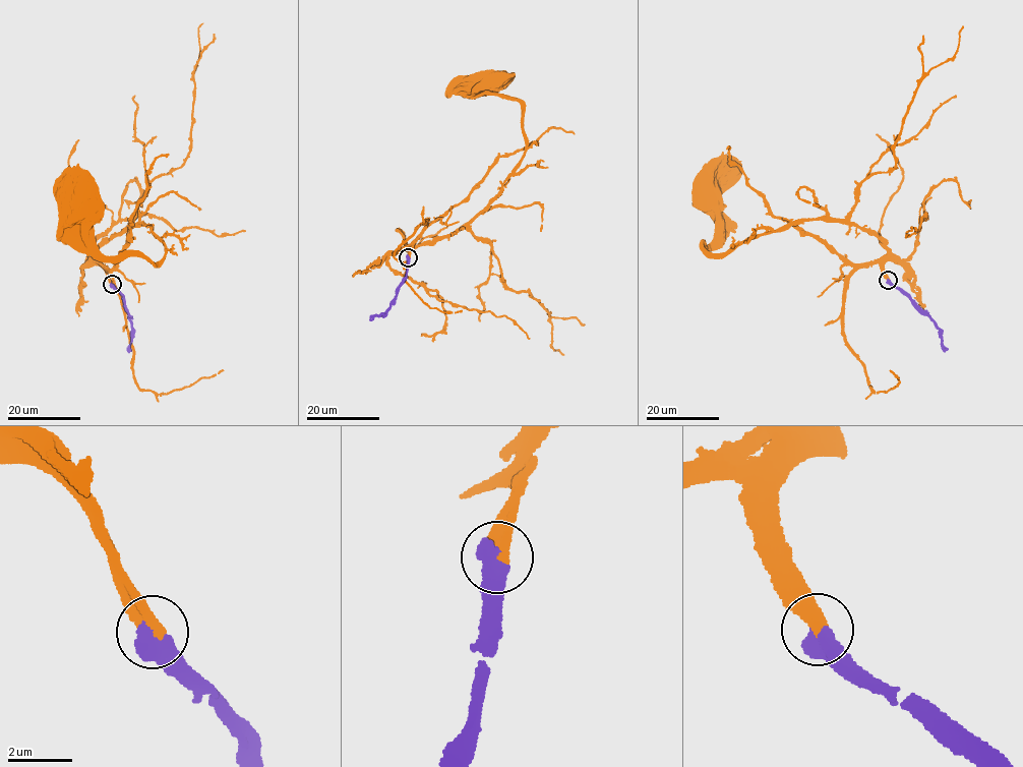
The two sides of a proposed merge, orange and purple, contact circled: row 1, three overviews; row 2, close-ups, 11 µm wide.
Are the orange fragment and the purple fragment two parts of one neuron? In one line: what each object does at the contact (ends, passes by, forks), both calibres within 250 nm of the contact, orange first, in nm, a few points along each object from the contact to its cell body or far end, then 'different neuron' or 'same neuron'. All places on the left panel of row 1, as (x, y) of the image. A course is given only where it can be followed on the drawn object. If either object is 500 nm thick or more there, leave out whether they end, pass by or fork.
calibres 500 and 700 nm; course orange (112, 284), (96, 252), (111, 239), (141, 224), (165, 248), (158, 262), (104, 256), (86, 207); course purple (112, 284), (119, 290), (130, 315), (130, 350); same neuron

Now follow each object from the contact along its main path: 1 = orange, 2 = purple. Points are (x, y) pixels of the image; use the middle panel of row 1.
1: (408, 257), (407, 248), (471, 221), (521, 160), (523, 111), (520, 102), (482, 93), (493, 79)
2: (408, 257), (407, 271), (395, 300), (386, 310), (373, 316), (371, 320)

